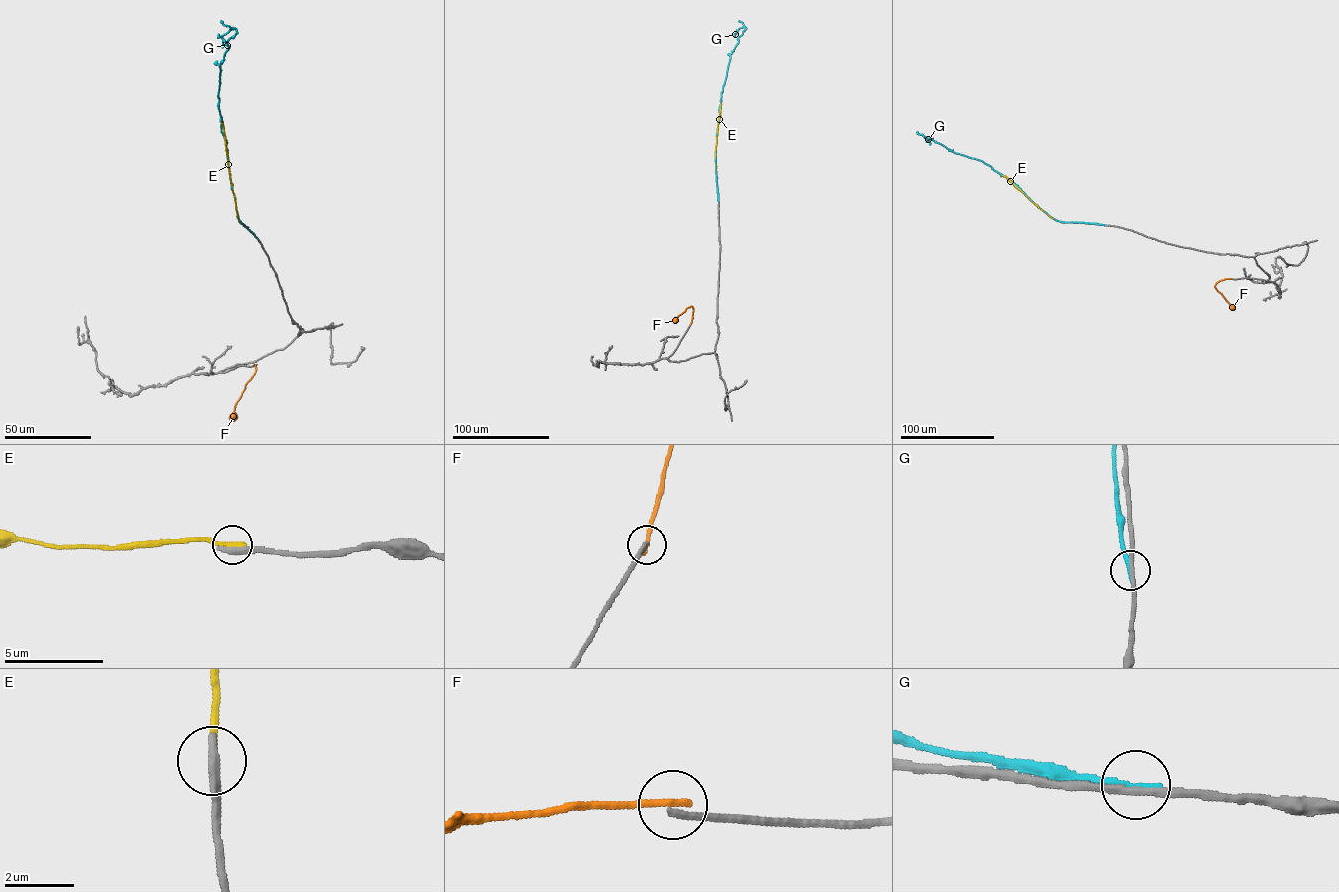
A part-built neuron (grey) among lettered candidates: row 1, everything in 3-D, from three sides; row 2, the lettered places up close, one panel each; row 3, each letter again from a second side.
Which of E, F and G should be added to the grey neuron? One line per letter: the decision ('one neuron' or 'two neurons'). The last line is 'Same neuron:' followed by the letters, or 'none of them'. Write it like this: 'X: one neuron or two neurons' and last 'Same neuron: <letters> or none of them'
E: two neurons
F: two neurons
G: two neurons
Same neuron: none of them

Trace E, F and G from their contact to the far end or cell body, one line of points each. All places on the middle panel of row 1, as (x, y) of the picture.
E: (716, 169), (721, 102)
F: (691, 323), (691, 306), (674, 322)
G: (718, 201), (715, 156), (719, 109), (730, 54), (745, 27), (736, 32)

